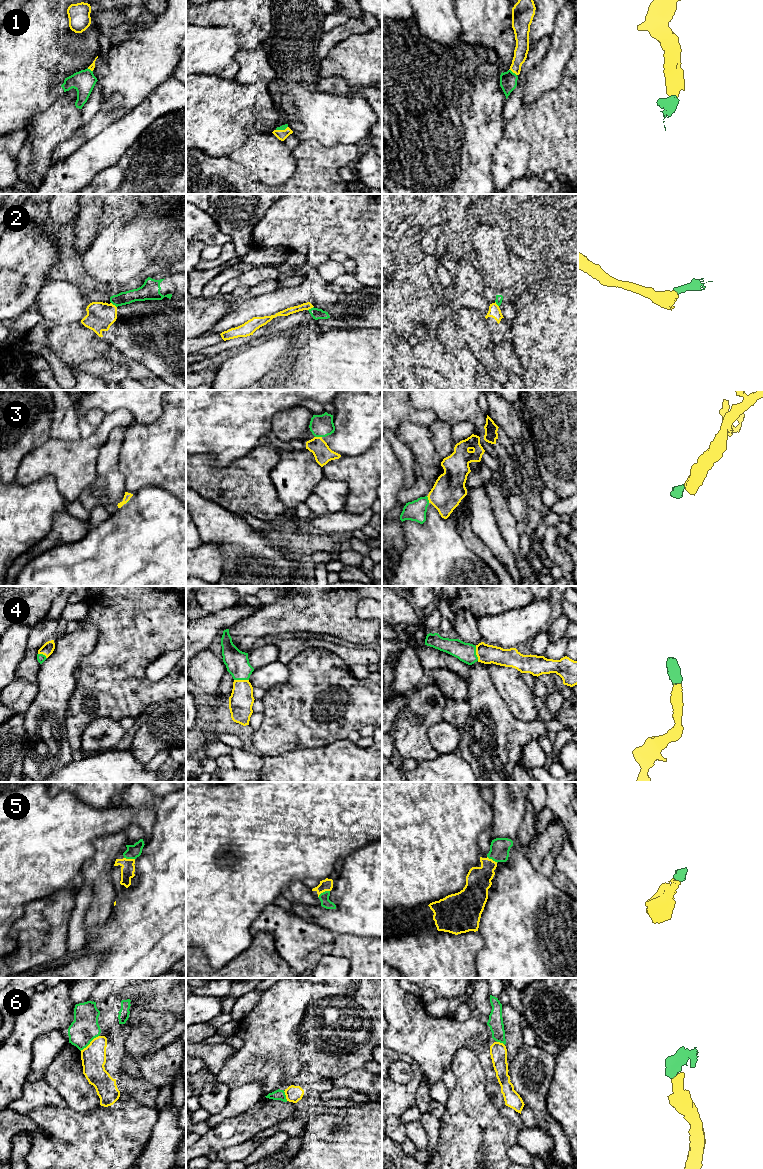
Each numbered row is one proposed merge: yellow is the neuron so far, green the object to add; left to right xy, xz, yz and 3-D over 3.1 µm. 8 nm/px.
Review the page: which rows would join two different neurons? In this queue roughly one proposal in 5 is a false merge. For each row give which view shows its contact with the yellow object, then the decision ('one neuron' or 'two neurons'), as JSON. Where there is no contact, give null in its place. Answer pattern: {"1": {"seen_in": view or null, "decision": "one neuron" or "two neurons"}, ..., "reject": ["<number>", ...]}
{"1": {"seen_in": "yz", "decision": "one neuron"}, "2": {"seen_in": "xy", "decision": "two neurons"}, "3": {"seen_in": "xz", "decision": "one neuron"}, "4": {"seen_in": "xz", "decision": "one neuron"}, "5": {"seen_in": "xz", "decision": "one neuron"}, "6": {"seen_in": "xy", "decision": "one neuron"}, "reject": ["2"]}

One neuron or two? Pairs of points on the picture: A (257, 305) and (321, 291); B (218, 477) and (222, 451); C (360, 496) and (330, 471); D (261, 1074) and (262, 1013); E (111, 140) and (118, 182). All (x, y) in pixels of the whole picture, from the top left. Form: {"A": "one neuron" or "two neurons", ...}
{"A": "one neuron", "B": "two neurons", "C": "one neuron", "D": "one neuron", "E": "two neurons"}

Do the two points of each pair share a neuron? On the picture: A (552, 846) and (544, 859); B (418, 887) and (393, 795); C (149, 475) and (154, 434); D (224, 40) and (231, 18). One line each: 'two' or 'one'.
A: one
B: one
C: one
D: two

